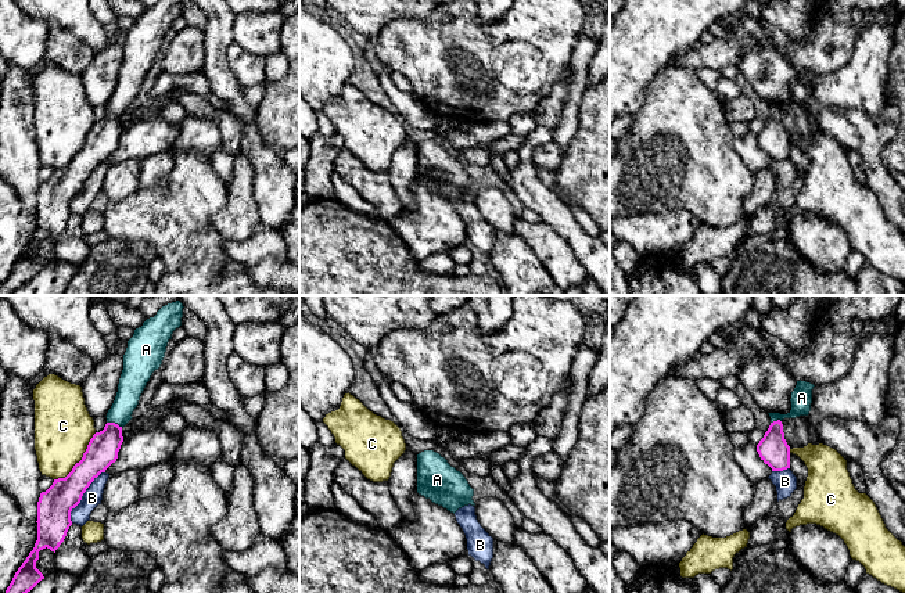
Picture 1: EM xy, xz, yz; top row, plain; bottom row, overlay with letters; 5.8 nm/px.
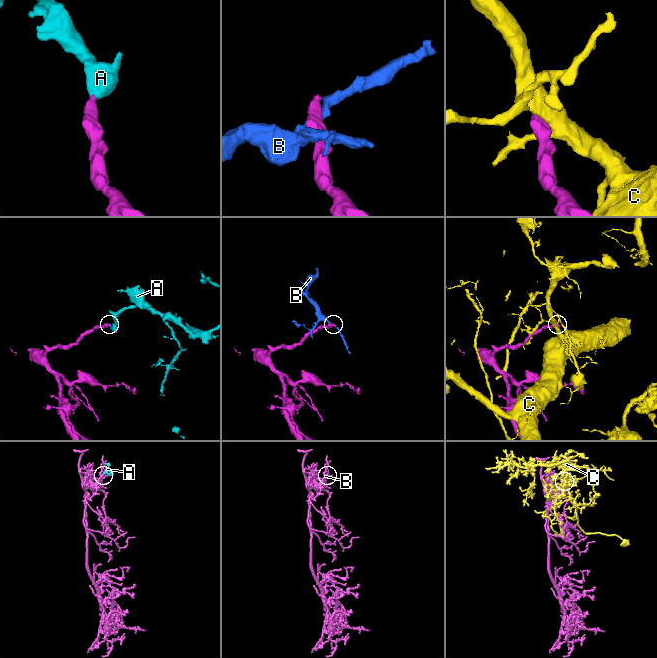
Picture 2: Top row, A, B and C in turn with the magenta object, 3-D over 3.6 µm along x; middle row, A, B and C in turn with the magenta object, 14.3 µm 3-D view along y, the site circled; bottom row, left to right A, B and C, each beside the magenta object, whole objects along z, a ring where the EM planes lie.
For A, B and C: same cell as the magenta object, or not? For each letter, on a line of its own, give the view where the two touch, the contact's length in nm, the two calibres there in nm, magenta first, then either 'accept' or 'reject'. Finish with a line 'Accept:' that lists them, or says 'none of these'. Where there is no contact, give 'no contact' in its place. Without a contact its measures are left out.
A: contact in xy; length 100 nm; calibres 180 and 150 nm; accept
B: contact in xy; length 360 nm; calibres 200 and 110 nm; reject
C: contact in xy; length 380 nm; calibres 190 and 340 nm; reject
Accept: A

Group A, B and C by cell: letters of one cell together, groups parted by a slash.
A / B / C

